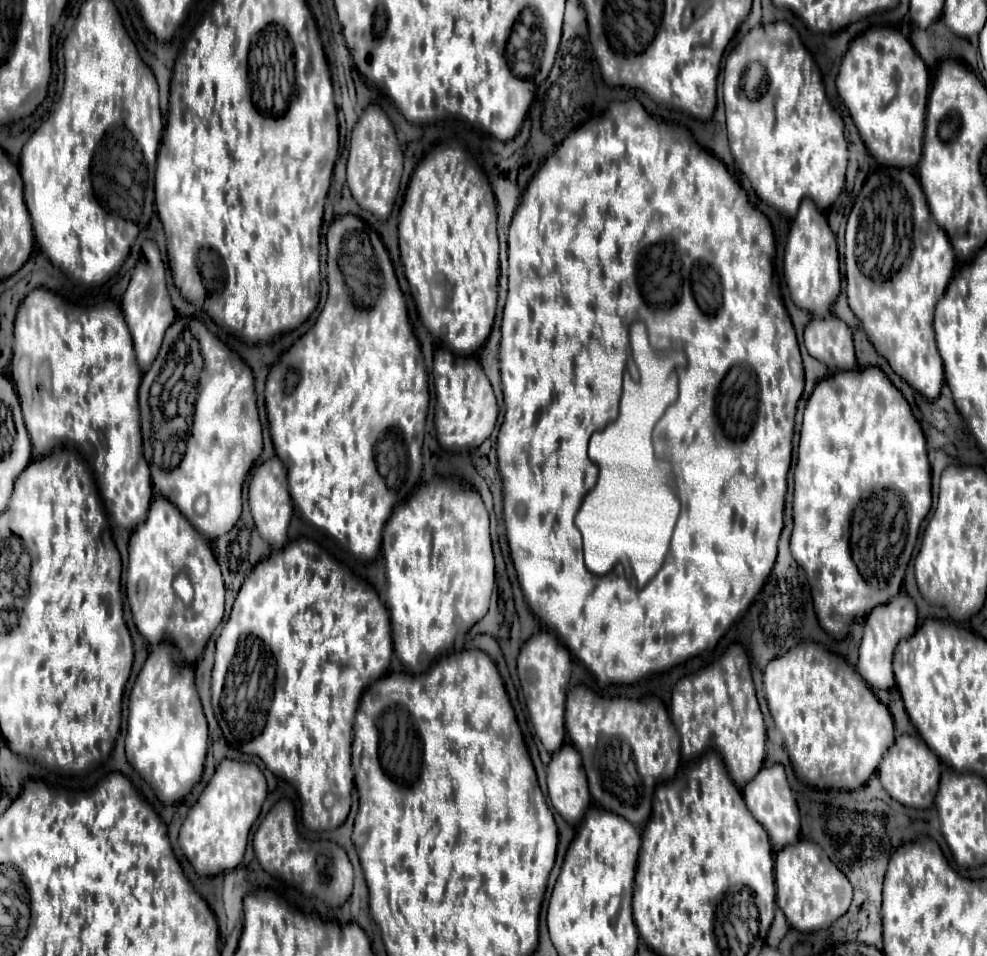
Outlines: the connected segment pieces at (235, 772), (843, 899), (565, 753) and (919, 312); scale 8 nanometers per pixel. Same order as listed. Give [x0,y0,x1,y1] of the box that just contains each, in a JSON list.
[[180,759,268,875],[776,839,852,931],[548,743,590,825],[846,167,956,401]]

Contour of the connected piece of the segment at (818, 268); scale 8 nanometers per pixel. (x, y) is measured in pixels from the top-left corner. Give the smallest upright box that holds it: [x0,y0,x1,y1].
[784,199,840,317]

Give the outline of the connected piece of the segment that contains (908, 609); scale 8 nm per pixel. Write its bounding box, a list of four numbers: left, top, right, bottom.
[858,591,916,689]

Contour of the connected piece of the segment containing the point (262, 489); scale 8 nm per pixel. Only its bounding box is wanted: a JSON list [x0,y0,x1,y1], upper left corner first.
[248,457,292,551]

